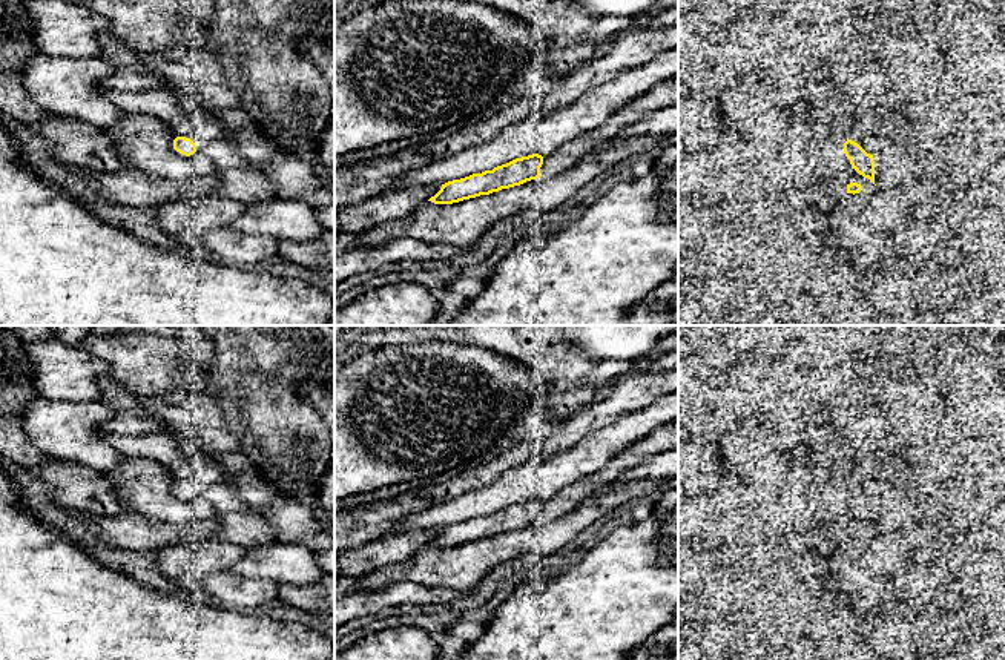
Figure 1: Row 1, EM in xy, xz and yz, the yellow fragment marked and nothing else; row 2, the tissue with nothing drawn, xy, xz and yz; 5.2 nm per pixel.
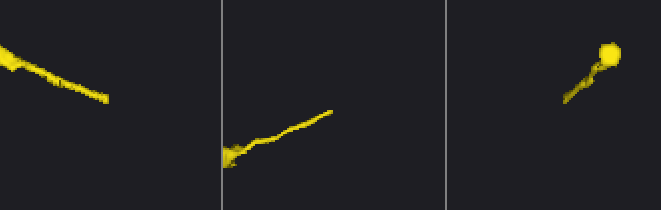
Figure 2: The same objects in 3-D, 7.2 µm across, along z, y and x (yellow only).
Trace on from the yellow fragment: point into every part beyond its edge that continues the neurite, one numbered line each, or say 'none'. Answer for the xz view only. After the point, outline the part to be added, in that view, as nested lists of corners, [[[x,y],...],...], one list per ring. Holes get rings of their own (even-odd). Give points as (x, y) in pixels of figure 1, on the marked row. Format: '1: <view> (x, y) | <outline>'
1: xz (663, 95) | [[[678,77],[655,86],[646,95],[626,104],[620,112],[611,115],[601,126],[591,129],[580,137],[562,144],[552,153],[543,157],[540,178],[563,173],[591,152],[595,146],[612,140],[621,129],[637,123],[652,111],[678,104]]]

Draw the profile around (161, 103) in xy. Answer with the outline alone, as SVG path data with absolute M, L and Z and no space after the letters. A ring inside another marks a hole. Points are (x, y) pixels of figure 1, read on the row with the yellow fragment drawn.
M170 89L129 92L106 91L106 97L126 114L149 114L164 121L175 135L190 138L196 146L212 141L229 143L227 134L213 111L193 114Z

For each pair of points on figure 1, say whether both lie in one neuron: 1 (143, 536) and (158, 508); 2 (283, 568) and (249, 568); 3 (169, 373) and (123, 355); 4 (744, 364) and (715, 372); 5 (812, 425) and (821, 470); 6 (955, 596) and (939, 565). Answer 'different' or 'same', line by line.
1: different
2: same
3: same
4: different
5: different
6: different

